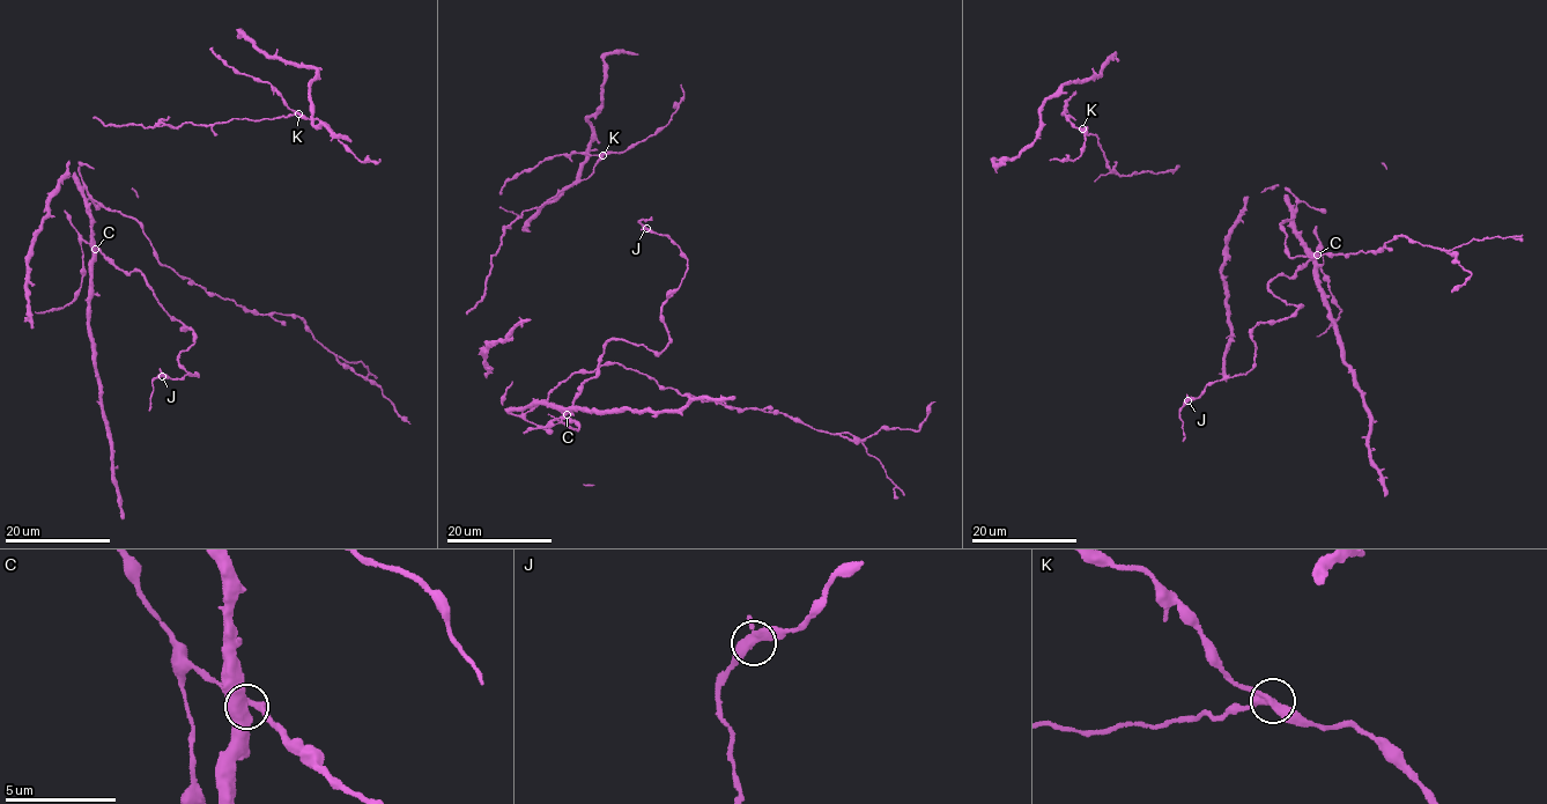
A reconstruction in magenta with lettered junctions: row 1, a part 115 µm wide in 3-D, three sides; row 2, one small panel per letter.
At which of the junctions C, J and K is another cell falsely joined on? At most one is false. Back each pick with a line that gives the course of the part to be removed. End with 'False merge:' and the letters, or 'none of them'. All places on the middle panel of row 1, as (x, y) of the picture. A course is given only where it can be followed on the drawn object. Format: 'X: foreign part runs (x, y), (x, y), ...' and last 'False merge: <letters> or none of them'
K: foreign part runs (604, 155), (586, 178), (525, 209), (508, 227), (491, 257), (482, 299), (467, 315)
False merge: K

